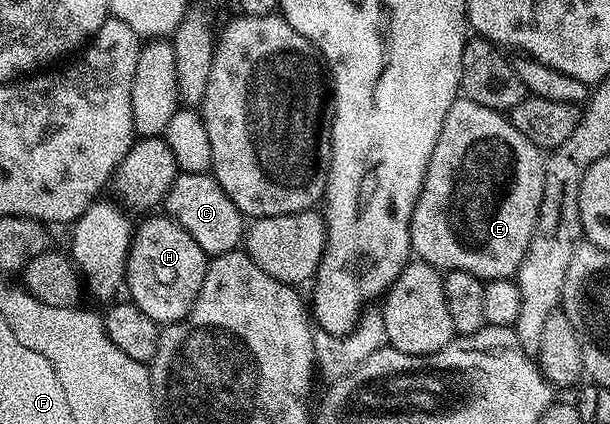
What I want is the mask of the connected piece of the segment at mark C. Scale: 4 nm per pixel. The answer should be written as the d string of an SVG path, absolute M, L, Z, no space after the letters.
M178 173L176 180L174 180L167 192L163 210L168 217L179 224L179 228L183 228L183 232L187 232L187 236L191 236L191 240L195 240L195 244L199 244L199 248L203 248L206 256L226 254L242 245L247 229L246 219L239 212L239 208L235 208L231 196L227 196L227 192L223 192L223 188L217 182L217 179L213 177L212 173Z

